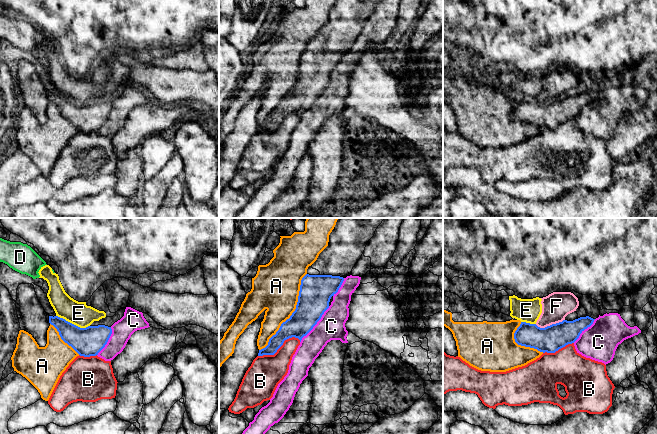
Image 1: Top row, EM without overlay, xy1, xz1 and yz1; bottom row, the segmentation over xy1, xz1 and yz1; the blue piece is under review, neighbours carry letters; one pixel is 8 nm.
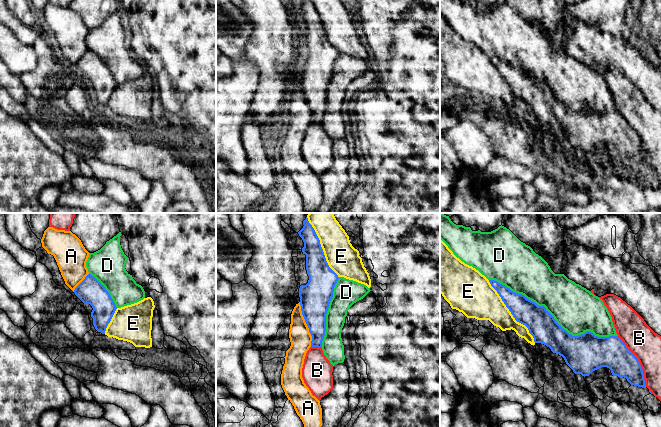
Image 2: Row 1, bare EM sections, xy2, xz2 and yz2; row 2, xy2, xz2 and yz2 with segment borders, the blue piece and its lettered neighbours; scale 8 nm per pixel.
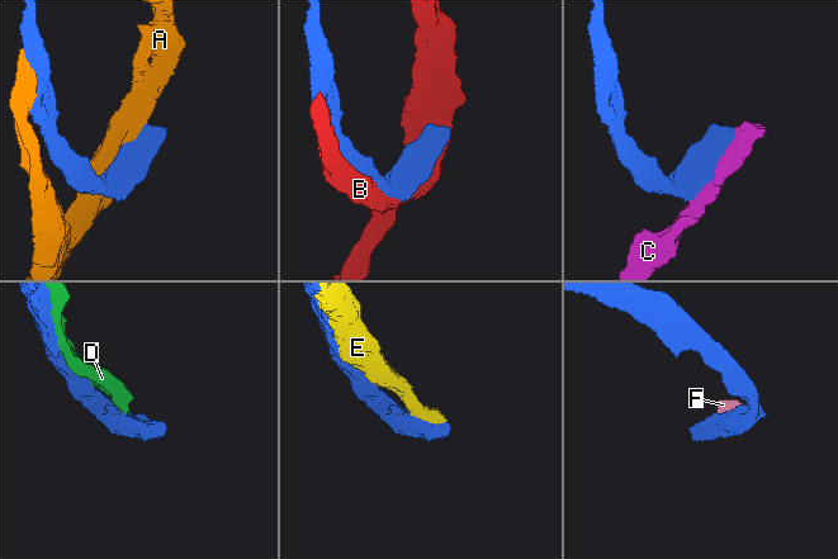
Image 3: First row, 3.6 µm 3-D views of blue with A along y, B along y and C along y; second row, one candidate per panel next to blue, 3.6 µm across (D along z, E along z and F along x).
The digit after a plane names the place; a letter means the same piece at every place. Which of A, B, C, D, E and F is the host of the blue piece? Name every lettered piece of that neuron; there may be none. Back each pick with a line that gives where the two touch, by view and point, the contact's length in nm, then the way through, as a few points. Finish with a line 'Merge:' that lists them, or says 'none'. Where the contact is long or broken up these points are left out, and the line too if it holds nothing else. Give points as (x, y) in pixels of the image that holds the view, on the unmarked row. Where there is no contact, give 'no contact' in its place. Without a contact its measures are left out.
Merge: none

